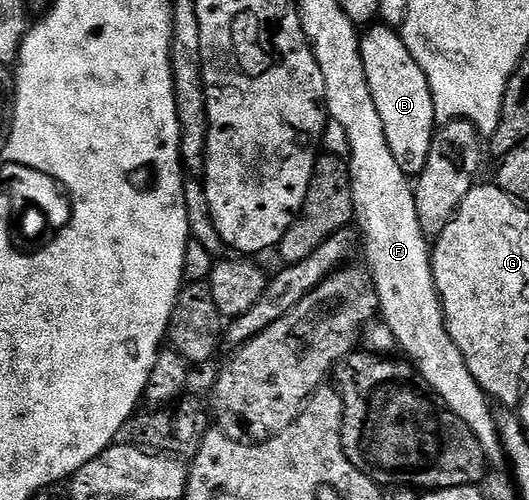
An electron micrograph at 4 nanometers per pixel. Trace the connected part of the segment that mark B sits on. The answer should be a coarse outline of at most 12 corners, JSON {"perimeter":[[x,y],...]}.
{"perimeter":[[395,27],[360,38],[388,148],[407,176],[436,129],[428,80]]}

